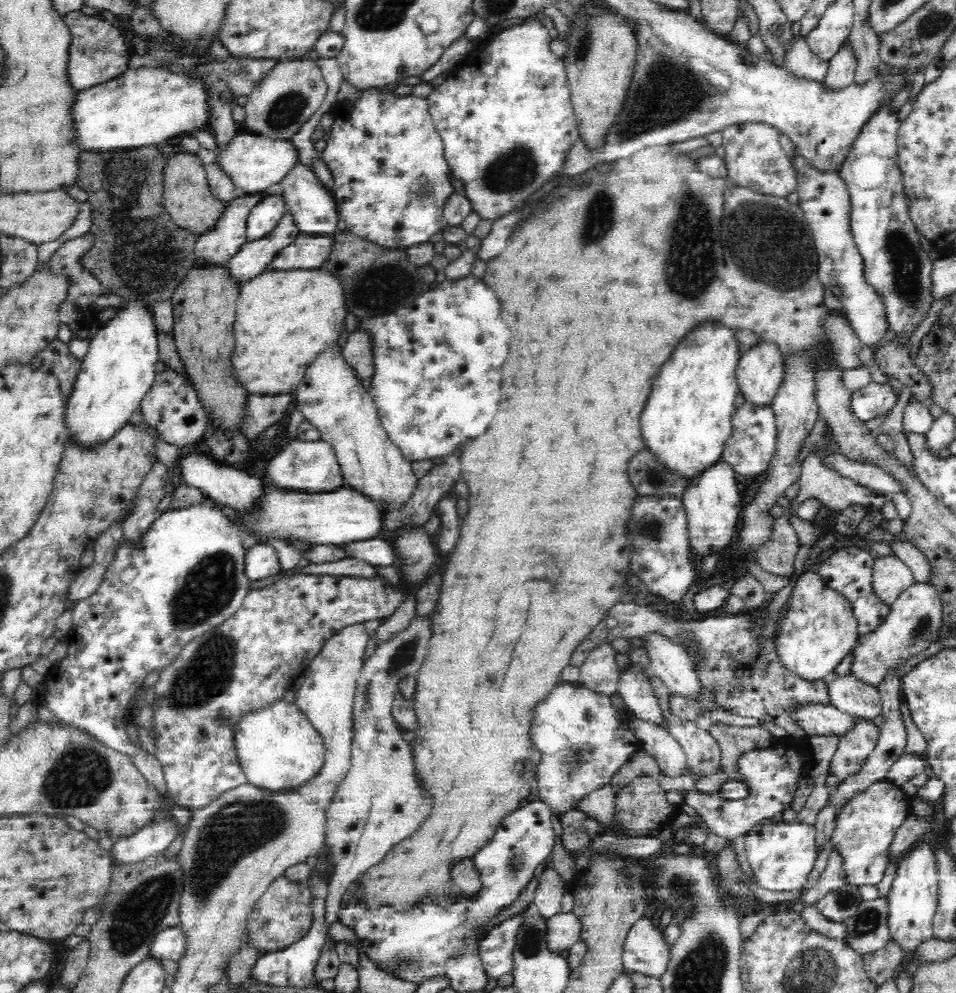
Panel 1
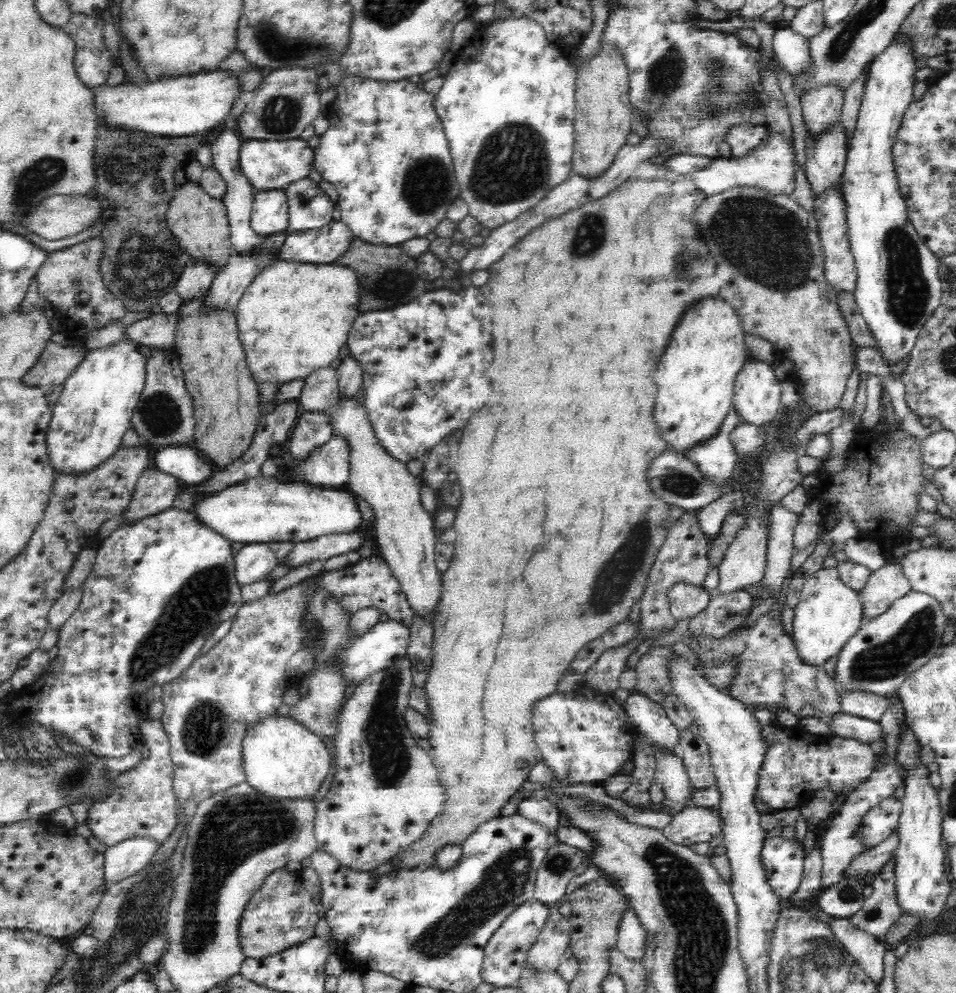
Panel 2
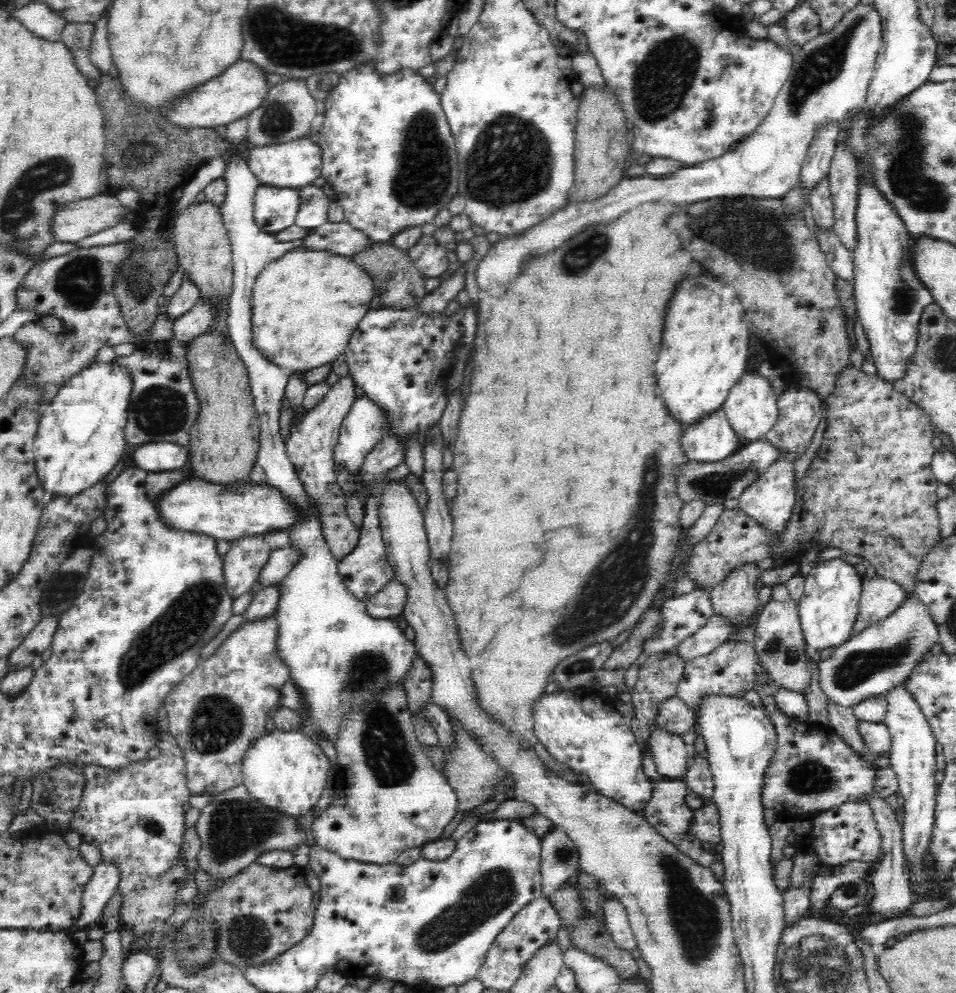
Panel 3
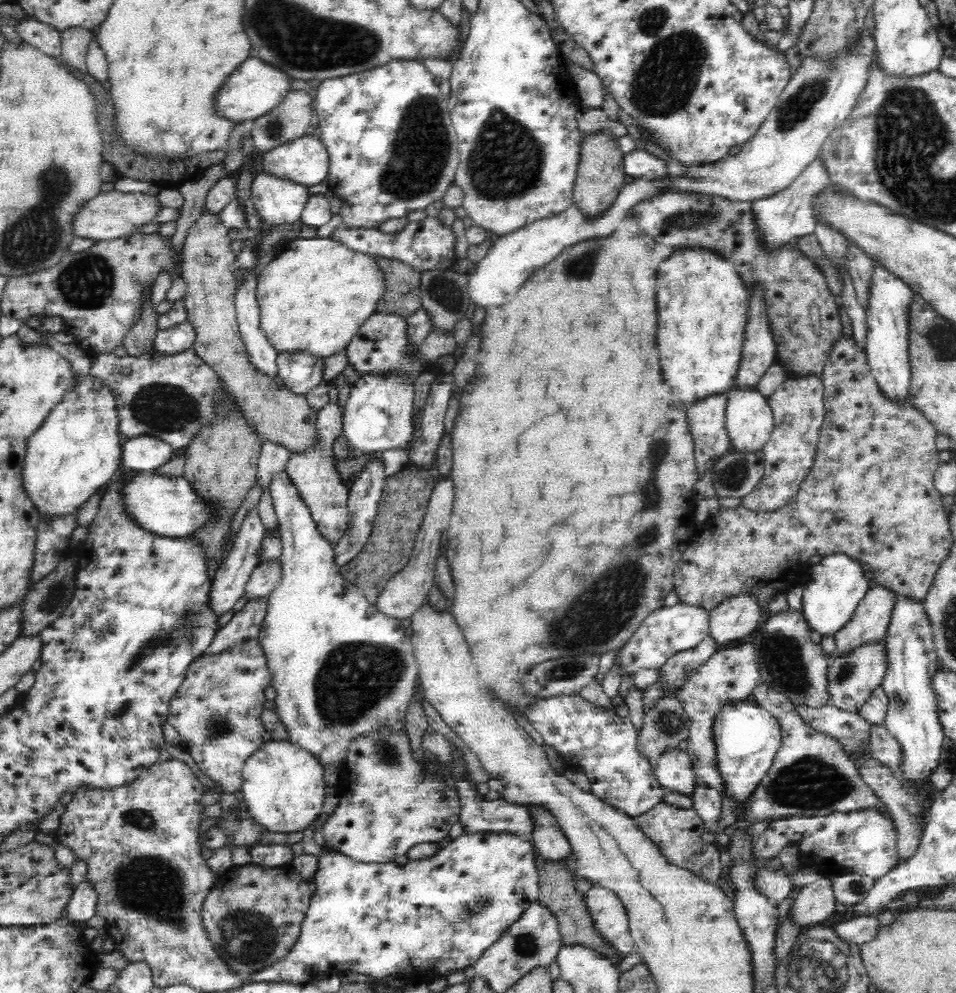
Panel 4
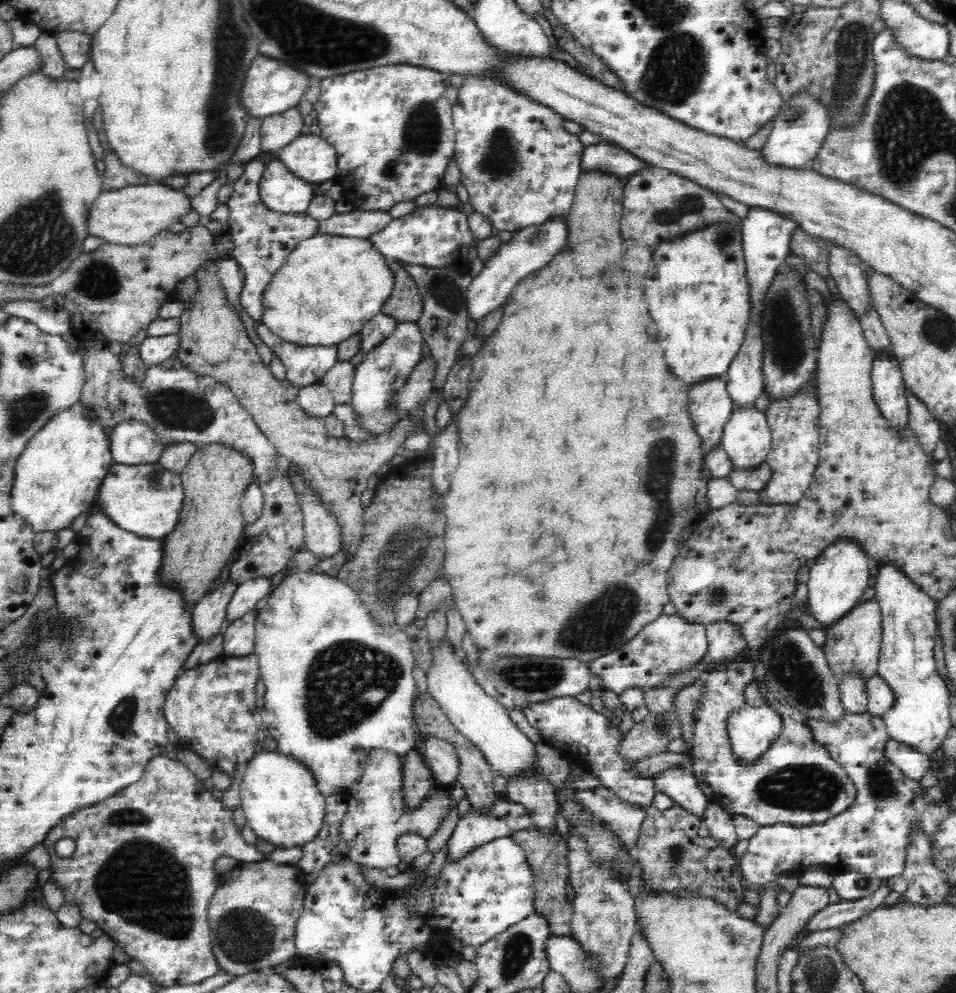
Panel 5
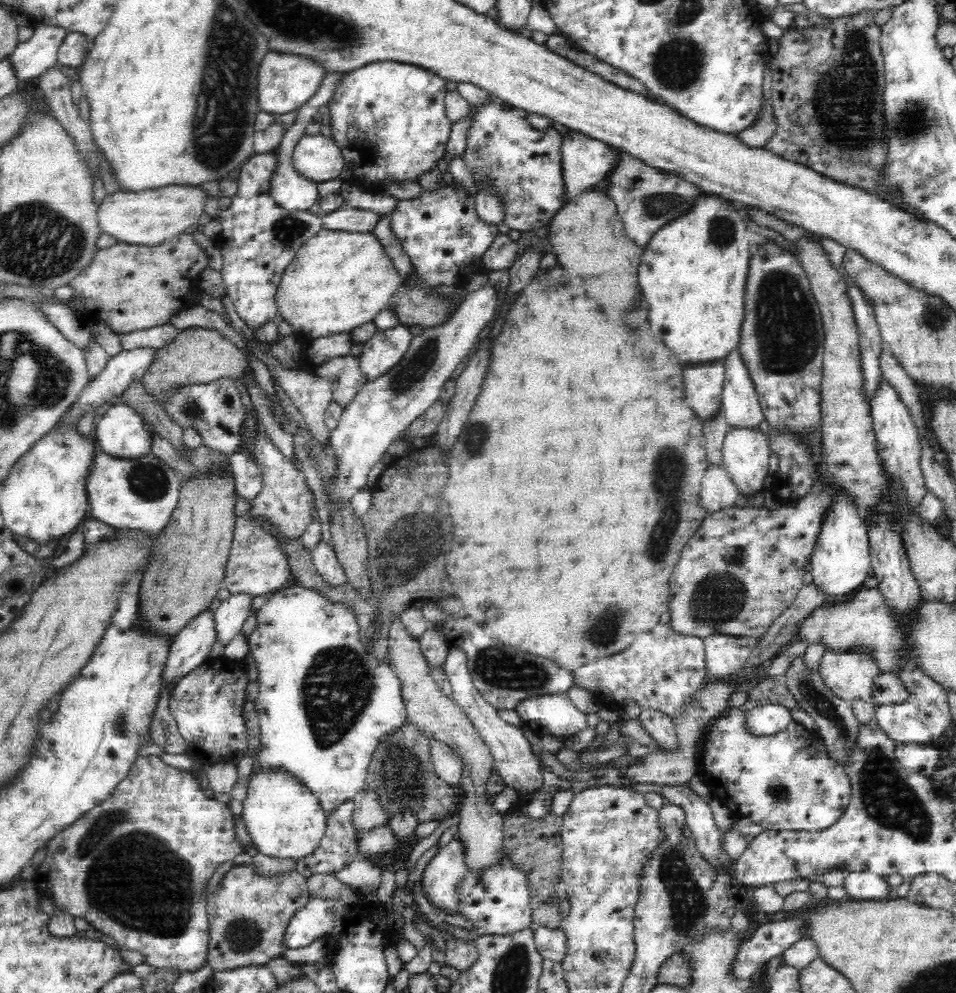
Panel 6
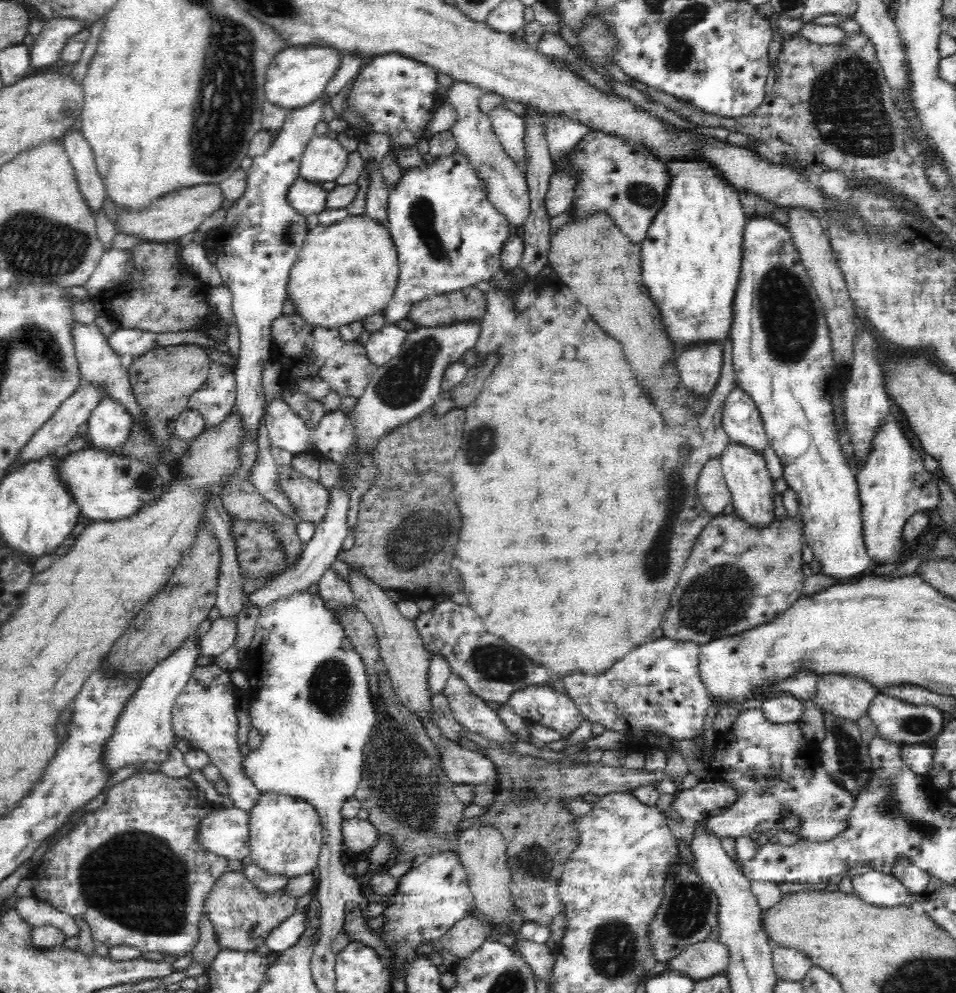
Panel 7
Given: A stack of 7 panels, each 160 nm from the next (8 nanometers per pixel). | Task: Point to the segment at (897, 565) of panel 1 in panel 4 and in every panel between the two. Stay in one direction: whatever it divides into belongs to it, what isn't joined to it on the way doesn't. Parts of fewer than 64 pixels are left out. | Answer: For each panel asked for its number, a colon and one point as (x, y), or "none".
2: (885, 585)
3: (880, 597)
4: (869, 623)

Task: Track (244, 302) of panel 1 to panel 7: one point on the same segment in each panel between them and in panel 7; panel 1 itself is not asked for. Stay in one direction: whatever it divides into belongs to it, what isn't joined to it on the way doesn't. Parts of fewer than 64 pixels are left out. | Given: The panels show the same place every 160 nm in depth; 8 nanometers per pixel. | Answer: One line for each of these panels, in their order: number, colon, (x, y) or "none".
2: (294, 318)
3: (306, 304)
4: (314, 297)
5: (329, 287)
6: (338, 280)
7: (330, 284)

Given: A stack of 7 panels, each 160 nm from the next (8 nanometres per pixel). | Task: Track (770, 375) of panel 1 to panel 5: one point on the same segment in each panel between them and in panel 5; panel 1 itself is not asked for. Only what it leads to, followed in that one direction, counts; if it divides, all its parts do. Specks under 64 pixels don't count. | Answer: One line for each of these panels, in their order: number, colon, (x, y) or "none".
2: (756, 396)
3: (751, 408)
4: (749, 423)
5: (746, 438)

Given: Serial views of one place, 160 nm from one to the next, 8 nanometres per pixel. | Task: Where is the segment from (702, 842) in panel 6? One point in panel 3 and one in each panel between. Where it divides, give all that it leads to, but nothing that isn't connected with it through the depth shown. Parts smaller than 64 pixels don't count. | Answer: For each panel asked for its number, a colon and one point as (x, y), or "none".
3: (669, 753)
4: (674, 770)
5: (680, 785)

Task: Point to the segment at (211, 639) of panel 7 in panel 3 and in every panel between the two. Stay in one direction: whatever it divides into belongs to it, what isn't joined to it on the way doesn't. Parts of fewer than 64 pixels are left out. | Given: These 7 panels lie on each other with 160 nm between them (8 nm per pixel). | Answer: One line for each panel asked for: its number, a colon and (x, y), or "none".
3: (279, 563)
4: (267, 574)
5: (245, 597)
6: (231, 614)

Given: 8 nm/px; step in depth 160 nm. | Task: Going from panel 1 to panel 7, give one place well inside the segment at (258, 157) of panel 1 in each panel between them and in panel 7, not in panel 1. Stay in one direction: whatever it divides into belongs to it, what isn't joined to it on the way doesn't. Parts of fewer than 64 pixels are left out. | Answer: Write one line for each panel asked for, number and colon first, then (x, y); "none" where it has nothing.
2: (269, 165)
3: (295, 164)
4: (305, 160)
5: (309, 157)
6: (318, 158)
7: (324, 159)

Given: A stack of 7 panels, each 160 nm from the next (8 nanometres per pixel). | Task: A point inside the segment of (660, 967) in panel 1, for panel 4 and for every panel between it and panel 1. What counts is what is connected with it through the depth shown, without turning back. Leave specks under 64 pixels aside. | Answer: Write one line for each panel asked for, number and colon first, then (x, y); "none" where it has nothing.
2: (630, 938)
3: (615, 919)
4: (609, 915)

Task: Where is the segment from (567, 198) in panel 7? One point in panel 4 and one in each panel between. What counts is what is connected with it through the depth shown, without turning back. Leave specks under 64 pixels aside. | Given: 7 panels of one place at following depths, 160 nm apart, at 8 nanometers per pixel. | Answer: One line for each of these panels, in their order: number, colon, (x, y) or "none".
4: (642, 165)
5: (609, 158)
6: (585, 162)

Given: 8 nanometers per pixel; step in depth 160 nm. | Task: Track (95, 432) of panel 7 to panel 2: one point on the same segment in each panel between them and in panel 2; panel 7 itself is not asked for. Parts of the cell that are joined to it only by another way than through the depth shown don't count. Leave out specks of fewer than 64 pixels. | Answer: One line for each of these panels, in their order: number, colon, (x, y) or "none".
2: (188, 465)
3: (153, 457)
4: (142, 453)
5: (132, 442)
6: (120, 431)

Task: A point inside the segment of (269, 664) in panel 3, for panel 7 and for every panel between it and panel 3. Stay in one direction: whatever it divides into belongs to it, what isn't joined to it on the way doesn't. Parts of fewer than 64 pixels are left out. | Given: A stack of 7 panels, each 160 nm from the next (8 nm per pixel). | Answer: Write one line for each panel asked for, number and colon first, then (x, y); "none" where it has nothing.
4: (216, 710)
5: (209, 707)
6: (206, 704)
7: (204, 714)

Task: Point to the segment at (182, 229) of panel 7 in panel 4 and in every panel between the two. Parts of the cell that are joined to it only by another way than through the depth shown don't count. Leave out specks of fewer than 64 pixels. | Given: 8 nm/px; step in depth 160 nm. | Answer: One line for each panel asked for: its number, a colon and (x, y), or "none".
4: (111, 215)
5: (134, 214)
6: (148, 218)

